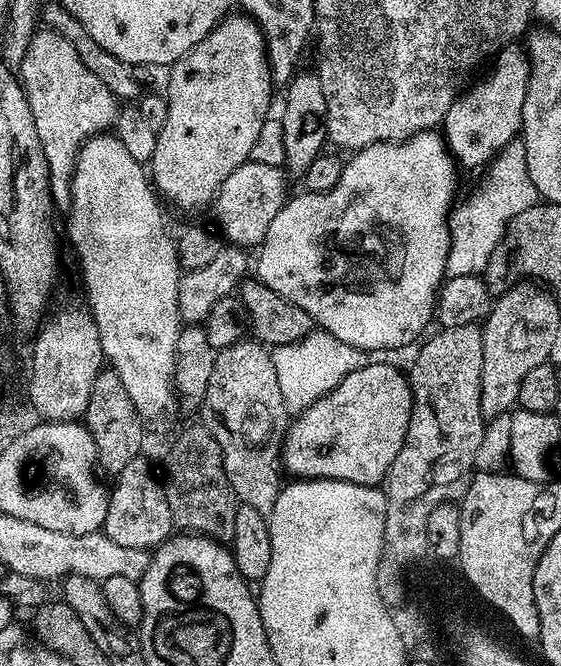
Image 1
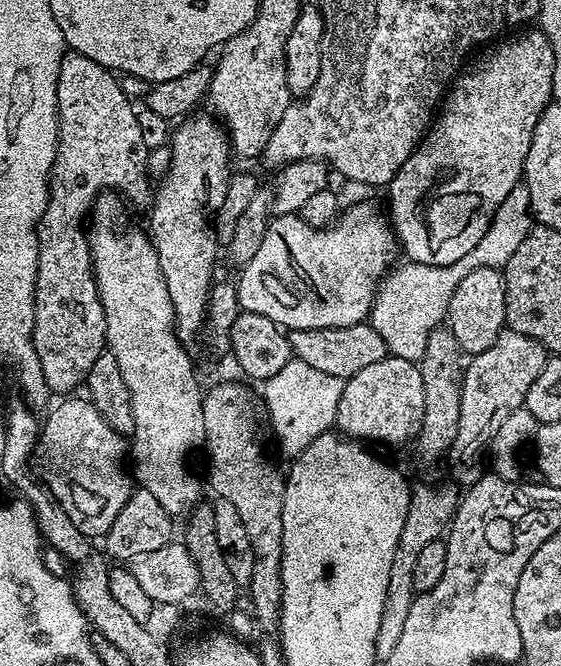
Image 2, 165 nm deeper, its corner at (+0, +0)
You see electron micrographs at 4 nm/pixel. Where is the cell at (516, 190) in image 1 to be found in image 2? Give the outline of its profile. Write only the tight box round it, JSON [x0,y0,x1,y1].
[370,182,534,363]

